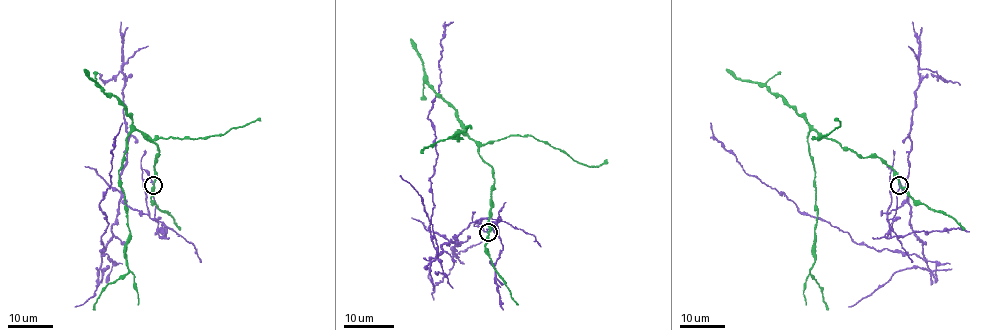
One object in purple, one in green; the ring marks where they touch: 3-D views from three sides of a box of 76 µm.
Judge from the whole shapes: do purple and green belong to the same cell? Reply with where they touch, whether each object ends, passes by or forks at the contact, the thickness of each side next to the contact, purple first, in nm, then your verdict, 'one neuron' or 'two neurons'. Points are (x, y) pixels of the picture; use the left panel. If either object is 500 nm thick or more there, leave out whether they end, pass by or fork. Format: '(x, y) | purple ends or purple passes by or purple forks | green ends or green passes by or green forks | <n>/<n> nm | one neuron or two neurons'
(153, 185) | purple passes by | green passes by | 170/240 nm | two neurons

